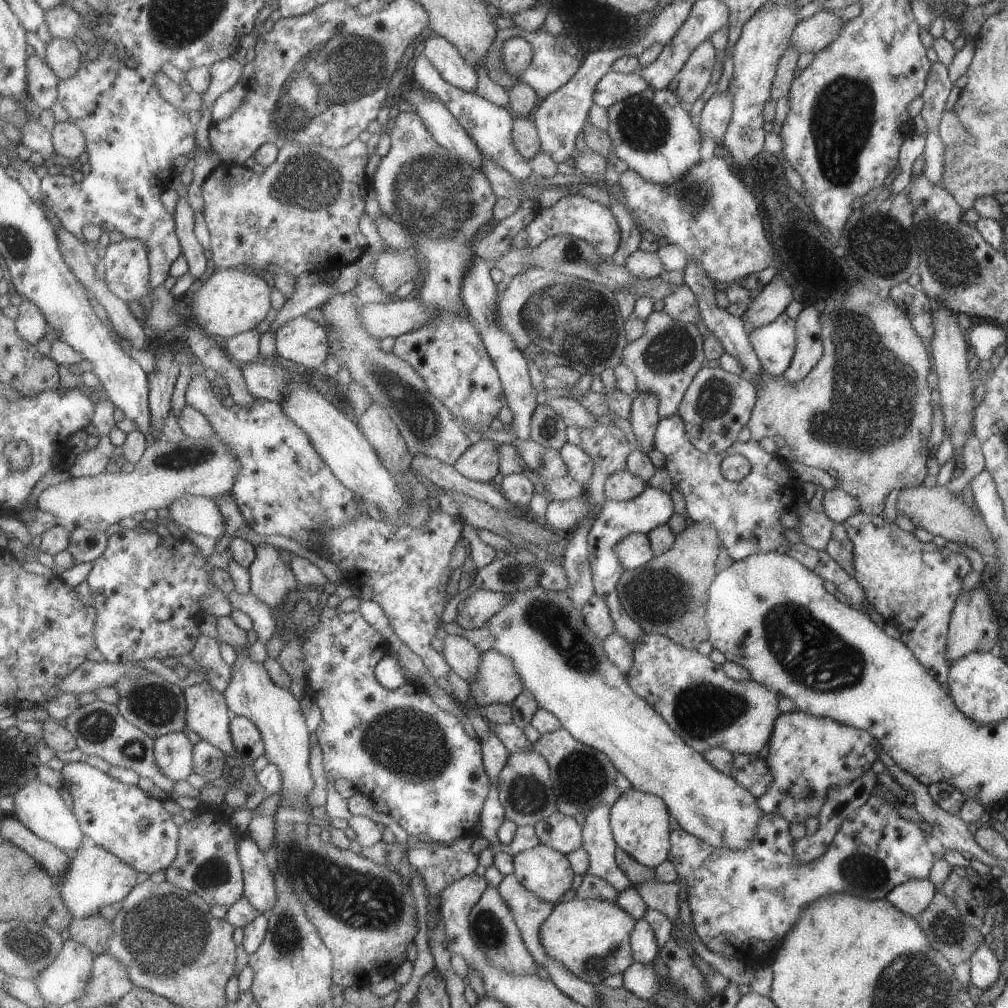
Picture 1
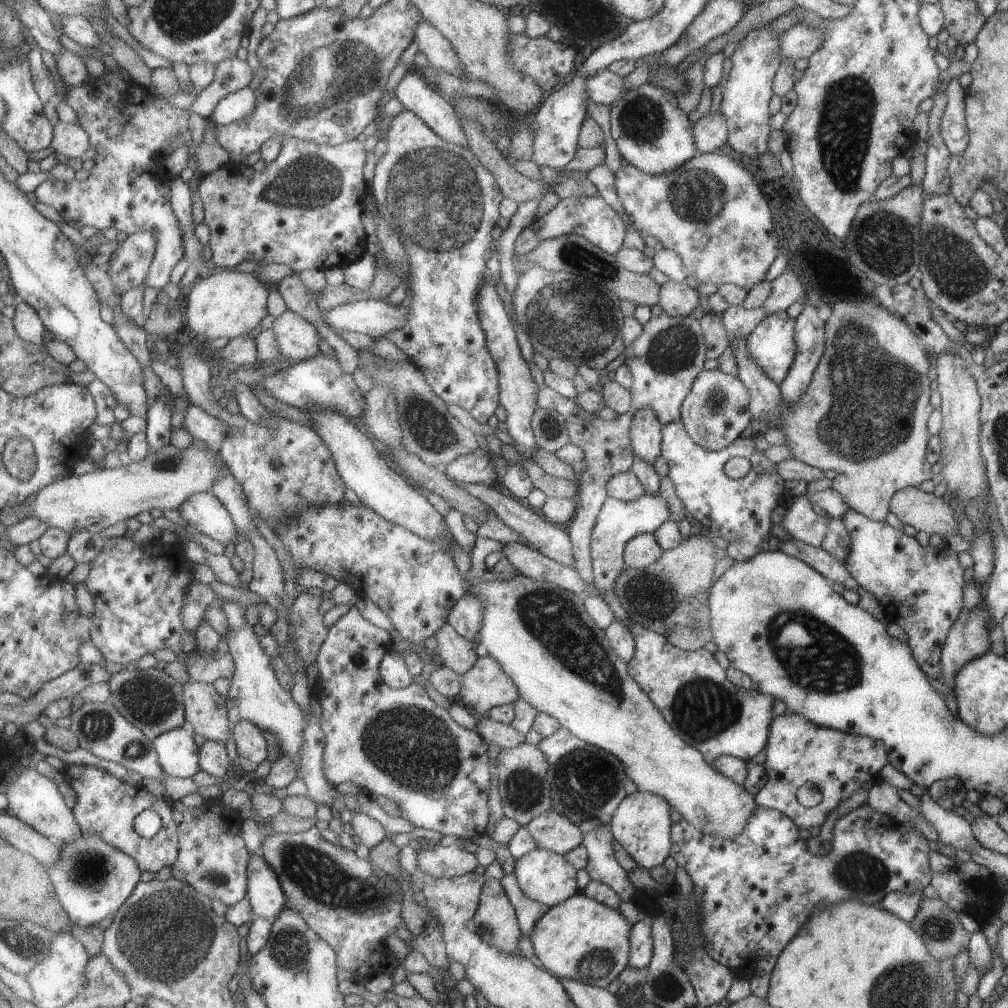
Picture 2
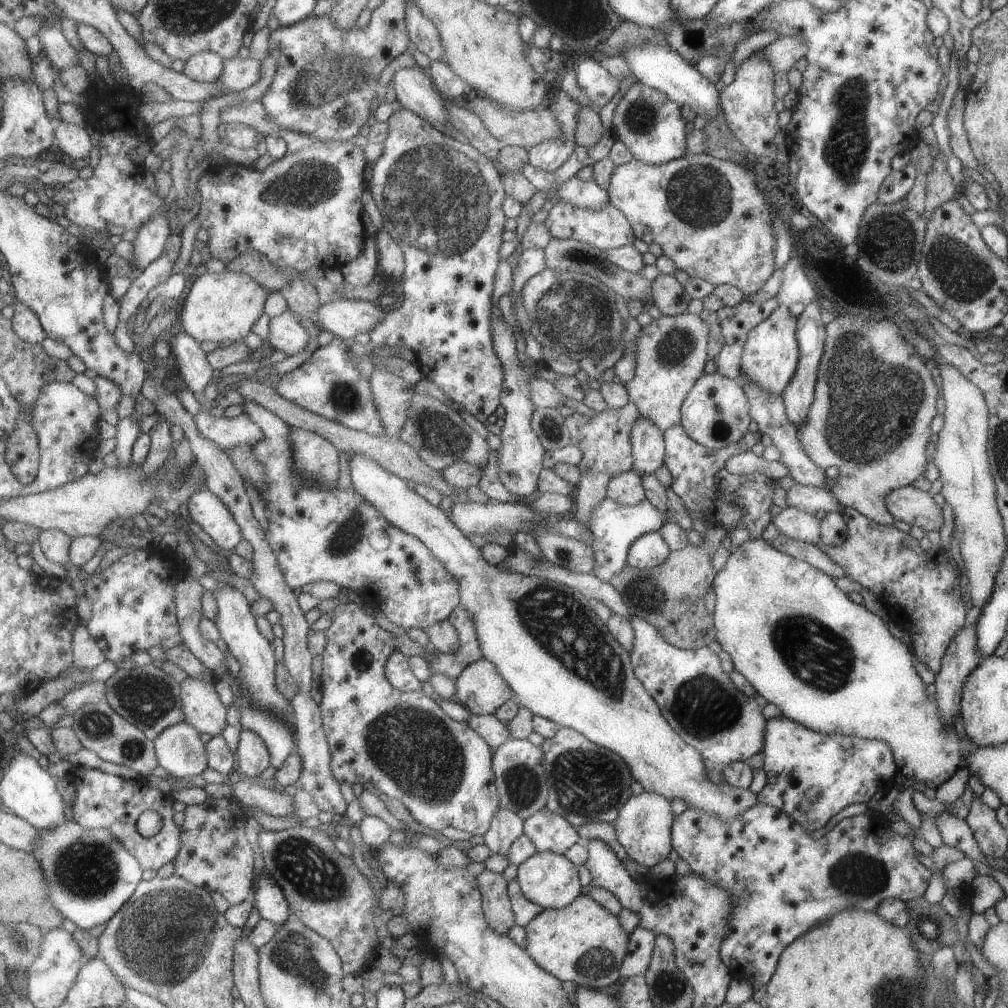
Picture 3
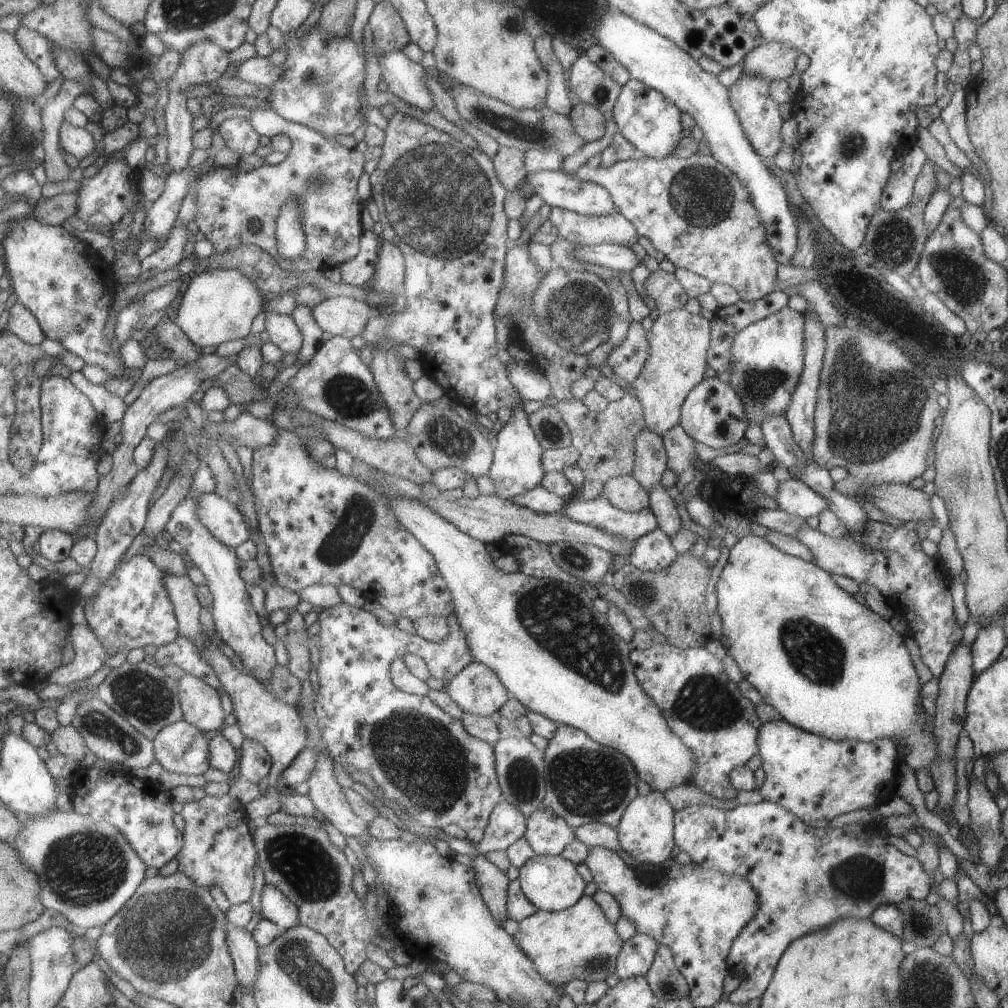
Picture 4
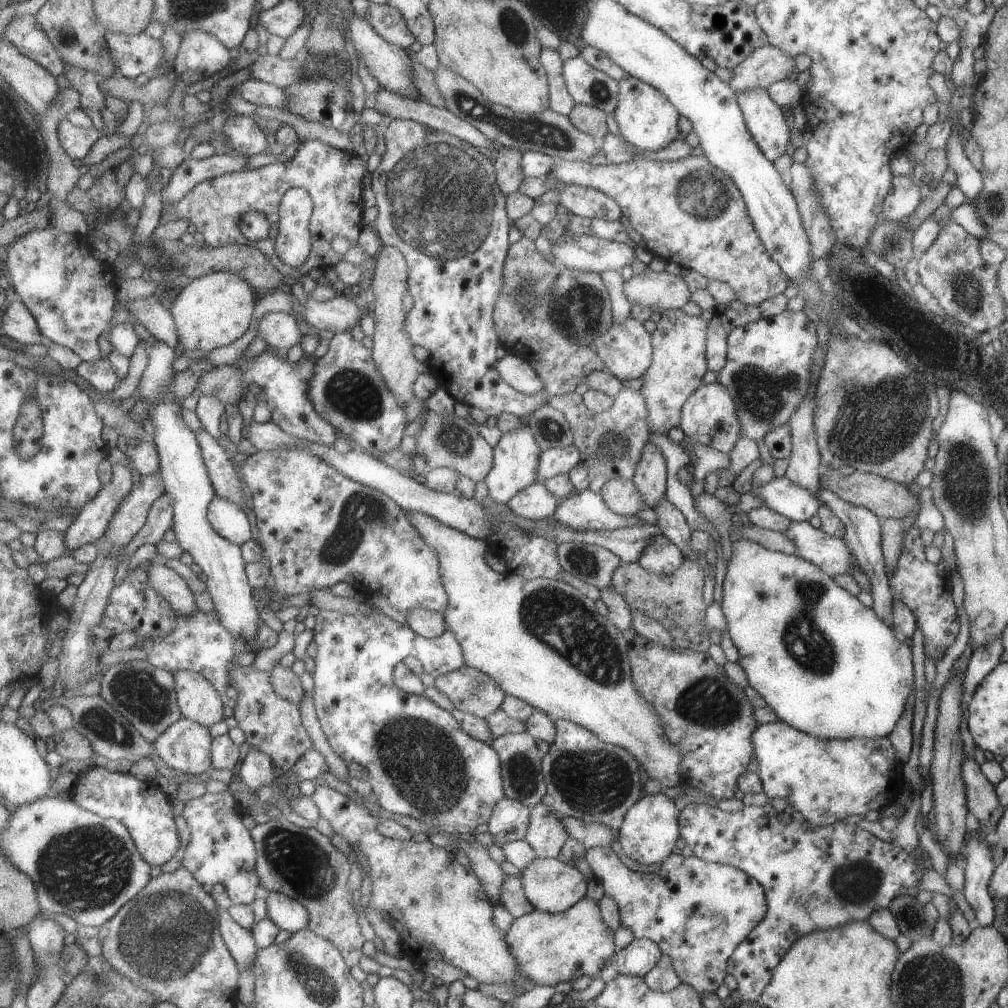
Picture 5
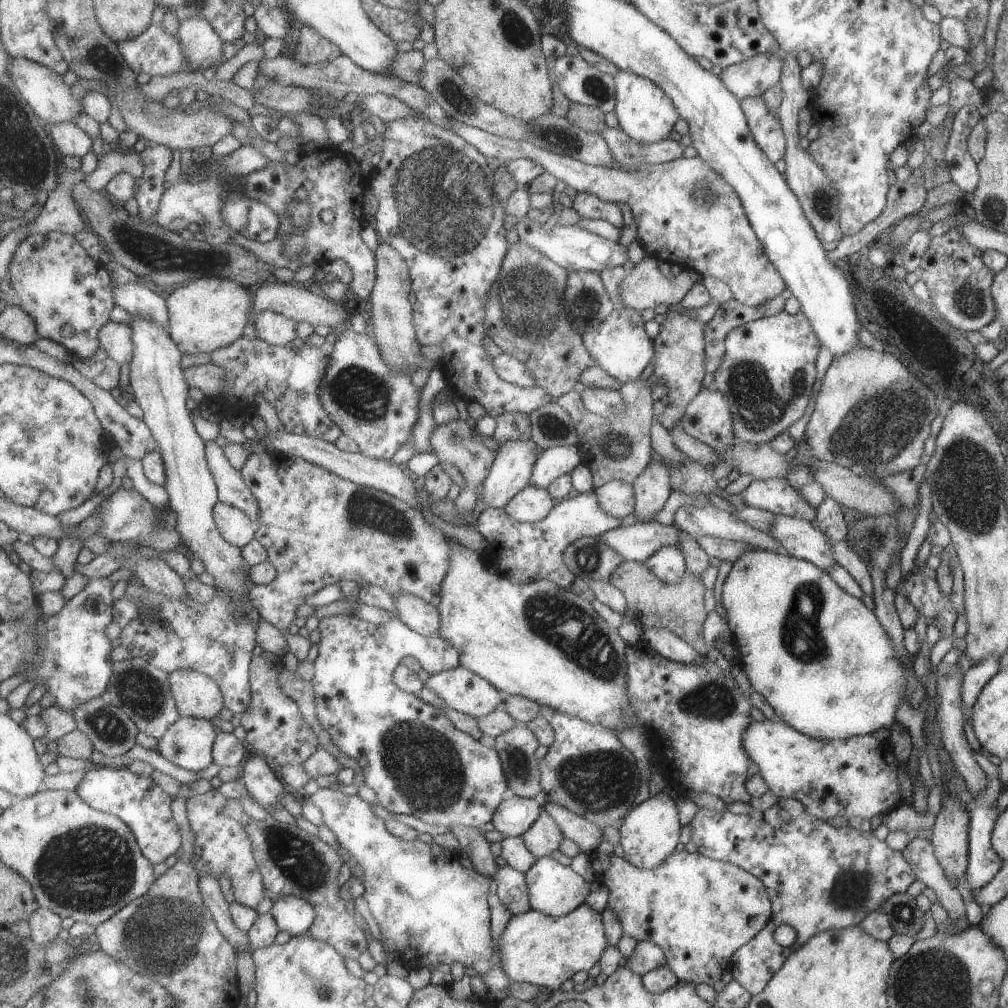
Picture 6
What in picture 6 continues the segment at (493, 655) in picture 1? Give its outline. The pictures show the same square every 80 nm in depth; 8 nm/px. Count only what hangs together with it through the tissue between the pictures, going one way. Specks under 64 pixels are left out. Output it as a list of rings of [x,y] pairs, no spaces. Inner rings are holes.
[[[462,665],[431,675],[425,686],[449,707],[477,719],[503,707],[506,696],[489,680]]]

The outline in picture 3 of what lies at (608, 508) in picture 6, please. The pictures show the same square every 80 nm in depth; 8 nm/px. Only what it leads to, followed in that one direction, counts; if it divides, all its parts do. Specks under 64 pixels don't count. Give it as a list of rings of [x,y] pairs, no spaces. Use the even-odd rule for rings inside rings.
[[[631,470],[613,476],[607,482],[605,498],[615,500],[621,506],[635,506],[645,500],[645,492],[640,478]]]

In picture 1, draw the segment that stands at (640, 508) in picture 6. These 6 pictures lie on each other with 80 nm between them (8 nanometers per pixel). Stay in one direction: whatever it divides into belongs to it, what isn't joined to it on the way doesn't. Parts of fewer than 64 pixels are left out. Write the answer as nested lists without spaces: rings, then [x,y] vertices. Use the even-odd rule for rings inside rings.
[[[639,392],[639,394],[633,396],[628,421],[635,442],[641,448],[642,453],[647,454],[647,452],[653,450],[653,434],[655,434],[655,426],[657,426],[659,420],[657,396],[655,394]]]

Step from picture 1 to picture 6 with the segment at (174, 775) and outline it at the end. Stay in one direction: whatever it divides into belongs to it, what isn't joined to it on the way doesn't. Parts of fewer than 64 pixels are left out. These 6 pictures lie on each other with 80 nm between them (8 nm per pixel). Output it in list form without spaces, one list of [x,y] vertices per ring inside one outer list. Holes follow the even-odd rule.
[[[180,717],[159,740],[158,752],[173,765],[203,771],[214,763],[218,734],[211,720]]]

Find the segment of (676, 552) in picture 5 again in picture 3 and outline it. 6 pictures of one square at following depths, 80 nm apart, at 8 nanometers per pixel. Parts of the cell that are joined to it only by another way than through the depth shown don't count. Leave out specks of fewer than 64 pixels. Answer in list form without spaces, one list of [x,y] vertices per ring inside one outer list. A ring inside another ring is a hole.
[[[658,531],[639,536],[639,539],[629,546],[626,565],[632,568],[649,569],[661,566],[669,556],[669,546],[661,538]]]

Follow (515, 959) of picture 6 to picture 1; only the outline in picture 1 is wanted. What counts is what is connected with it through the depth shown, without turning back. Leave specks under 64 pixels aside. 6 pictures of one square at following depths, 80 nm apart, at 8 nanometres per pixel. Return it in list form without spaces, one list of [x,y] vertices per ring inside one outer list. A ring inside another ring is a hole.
[[[570,895],[555,905],[551,916],[542,924],[542,946],[551,958],[567,966],[577,978],[597,986],[611,974],[625,972],[632,963],[630,934],[635,921],[615,902],[579,899]]]

